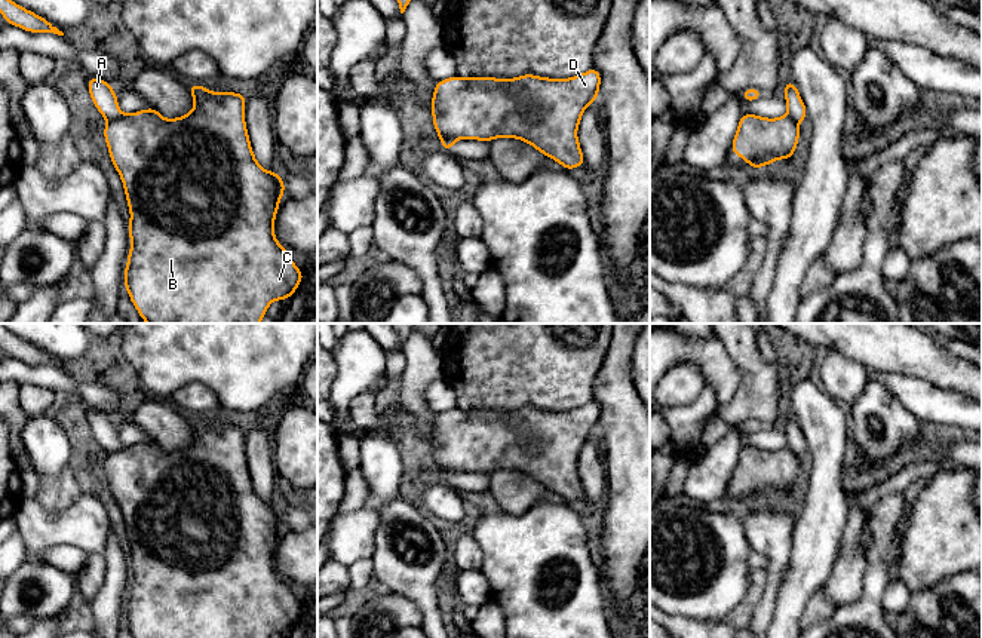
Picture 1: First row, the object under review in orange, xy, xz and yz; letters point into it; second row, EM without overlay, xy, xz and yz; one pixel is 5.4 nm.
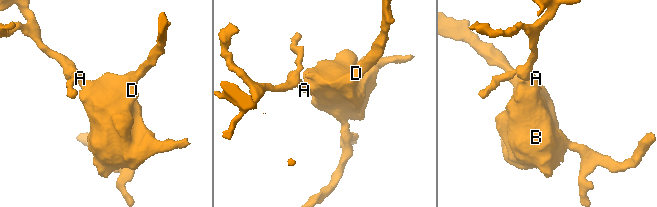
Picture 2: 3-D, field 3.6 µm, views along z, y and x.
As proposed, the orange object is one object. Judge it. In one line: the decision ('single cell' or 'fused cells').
fused cells

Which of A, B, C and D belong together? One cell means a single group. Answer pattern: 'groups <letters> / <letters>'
groups A / B C D

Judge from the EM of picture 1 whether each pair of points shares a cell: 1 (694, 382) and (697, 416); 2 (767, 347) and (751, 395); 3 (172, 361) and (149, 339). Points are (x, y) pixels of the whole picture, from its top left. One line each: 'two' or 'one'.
1: two
2: two
3: one

